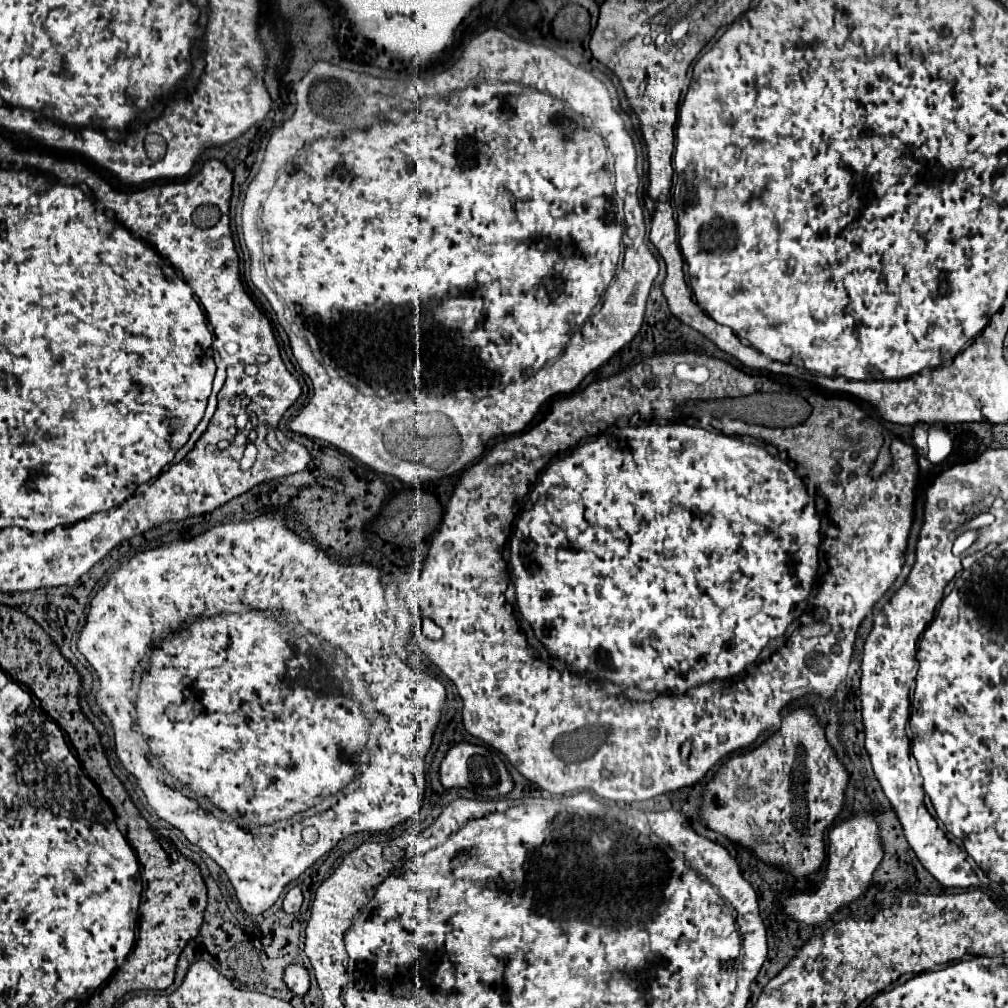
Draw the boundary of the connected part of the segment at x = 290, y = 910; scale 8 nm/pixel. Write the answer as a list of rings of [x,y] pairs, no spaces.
[[[295,886],[295,888],[291,888],[291,890],[287,892],[287,896],[285,896],[285,900],[283,900],[283,910],[285,910],[287,914],[295,914],[295,912],[299,912],[301,904],[303,904],[303,894],[301,894],[301,888]]]

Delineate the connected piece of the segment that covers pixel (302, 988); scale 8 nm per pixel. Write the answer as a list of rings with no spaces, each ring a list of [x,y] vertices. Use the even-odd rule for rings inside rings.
[[[291,964],[287,968],[285,982],[287,982],[287,988],[301,998],[309,992],[309,974],[307,974],[305,966],[301,966],[301,964]]]

